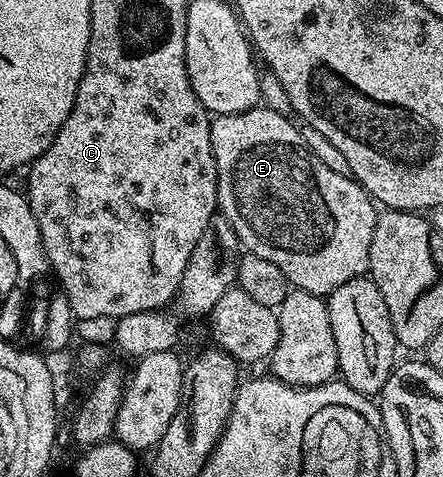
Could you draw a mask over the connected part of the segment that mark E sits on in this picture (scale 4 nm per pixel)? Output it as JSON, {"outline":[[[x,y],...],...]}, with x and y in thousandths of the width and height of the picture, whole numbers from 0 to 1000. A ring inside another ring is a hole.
{"outline":[[[582,220],[549,237],[494,241],[479,252],[476,312],[485,321],[485,354],[490,356],[490,438],[494,449],[517,465],[521,480],[530,480],[535,503],[544,507],[546,520],[560,532],[594,539],[603,547],[614,547],[628,564],[639,564],[639,581],[652,593],[655,604],[738,623],[749,610],[765,606],[765,597],[774,597],[795,585],[817,583],[831,570],[833,541],[837,539],[837,497],[847,497],[847,472],[856,442],[844,419],[835,417],[804,375],[738,354],[738,346],[729,346],[729,338],[720,338],[720,329],[711,329],[711,321],[702,321],[702,312],[693,312],[673,260],[659,247],[652,252],[652,245],[650,239],[614,233],[603,222]]]}

